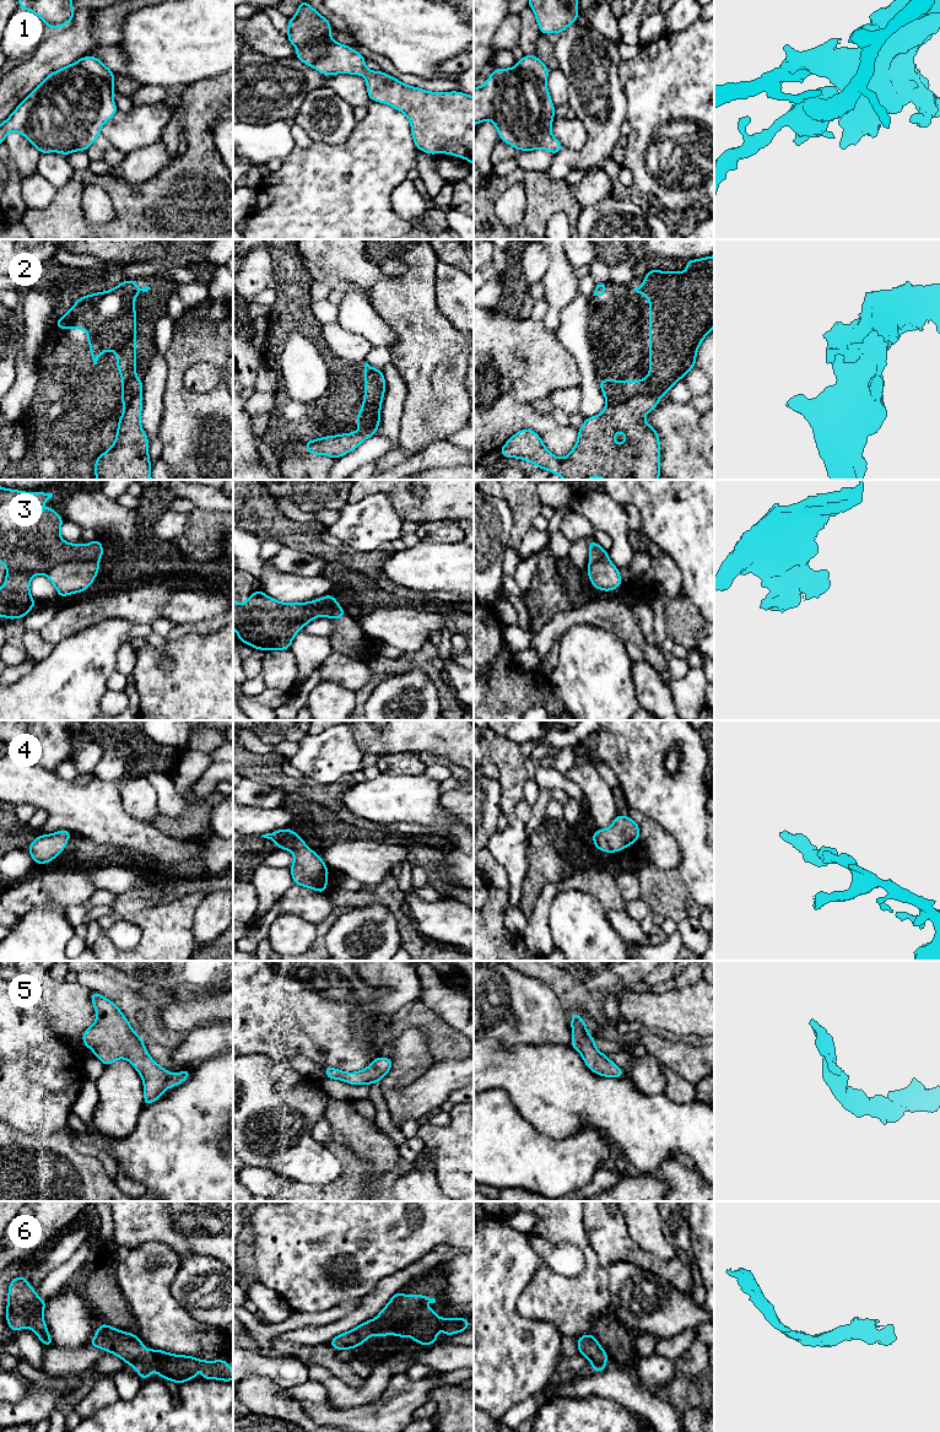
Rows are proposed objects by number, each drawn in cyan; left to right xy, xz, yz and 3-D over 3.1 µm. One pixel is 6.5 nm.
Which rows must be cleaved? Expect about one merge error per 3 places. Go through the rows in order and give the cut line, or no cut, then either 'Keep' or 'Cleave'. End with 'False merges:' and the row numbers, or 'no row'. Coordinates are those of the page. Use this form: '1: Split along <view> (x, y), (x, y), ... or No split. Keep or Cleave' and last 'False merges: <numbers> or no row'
1: Split along xy (76, 61), (92, 74), (98, 75), (113, 90). Cleave
2: Split along yz (658, 395), (635, 395), (619, 404), (608, 404). Cleave
3: Split along xy (97, 561), (60, 561), (44, 573). Cleave
4: No split. Keep
5: No split. Keep
6: No split. Keep
False merges: 1, 2, 3

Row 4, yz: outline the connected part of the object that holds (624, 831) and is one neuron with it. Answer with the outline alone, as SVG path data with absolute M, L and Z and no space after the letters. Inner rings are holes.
M617 815L610 827L593 831L594 845L606 853L616 853L639 839L639 825L630 816Z

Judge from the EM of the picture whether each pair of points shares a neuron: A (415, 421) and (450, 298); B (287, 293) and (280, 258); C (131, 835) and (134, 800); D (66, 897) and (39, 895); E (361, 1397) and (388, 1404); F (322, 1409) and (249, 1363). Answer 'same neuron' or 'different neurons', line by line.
A: different neurons
B: same neuron
C: different neurons
D: same neuron
E: different neurons
F: different neurons

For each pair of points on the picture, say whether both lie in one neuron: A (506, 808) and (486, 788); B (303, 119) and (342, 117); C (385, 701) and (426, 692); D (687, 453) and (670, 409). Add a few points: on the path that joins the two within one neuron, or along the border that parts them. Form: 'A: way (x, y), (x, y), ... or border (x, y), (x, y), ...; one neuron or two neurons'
A: border (498, 779), (501, 812); two neurons
B: way (313, 124), (333, 118); one neuron
C: way (395, 701), (409, 701), (416, 696); one neuron
D: way (680, 442), (679, 426), (673, 420); one neuron

